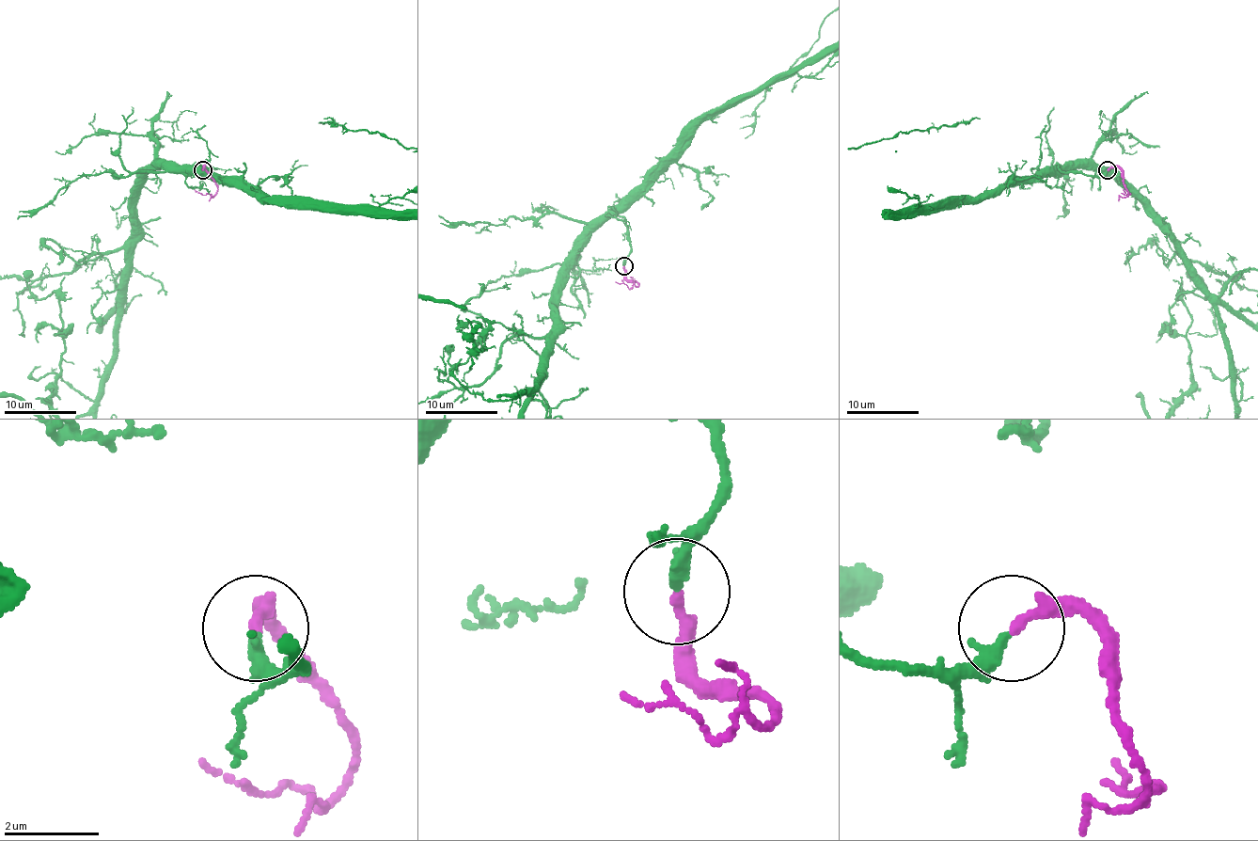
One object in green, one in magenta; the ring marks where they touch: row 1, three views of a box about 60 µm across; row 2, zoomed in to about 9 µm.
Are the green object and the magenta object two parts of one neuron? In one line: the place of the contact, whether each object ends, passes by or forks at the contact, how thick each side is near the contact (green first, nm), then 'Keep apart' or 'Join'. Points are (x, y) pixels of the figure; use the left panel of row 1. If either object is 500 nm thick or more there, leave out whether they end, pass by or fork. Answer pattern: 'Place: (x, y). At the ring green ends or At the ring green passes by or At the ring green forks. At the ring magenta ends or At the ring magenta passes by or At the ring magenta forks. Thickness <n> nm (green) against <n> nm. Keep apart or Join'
Place: (202, 169). At the ring green ends. At the ring magenta ends. Thickness 320 nm (green) against 240 nm. Join

